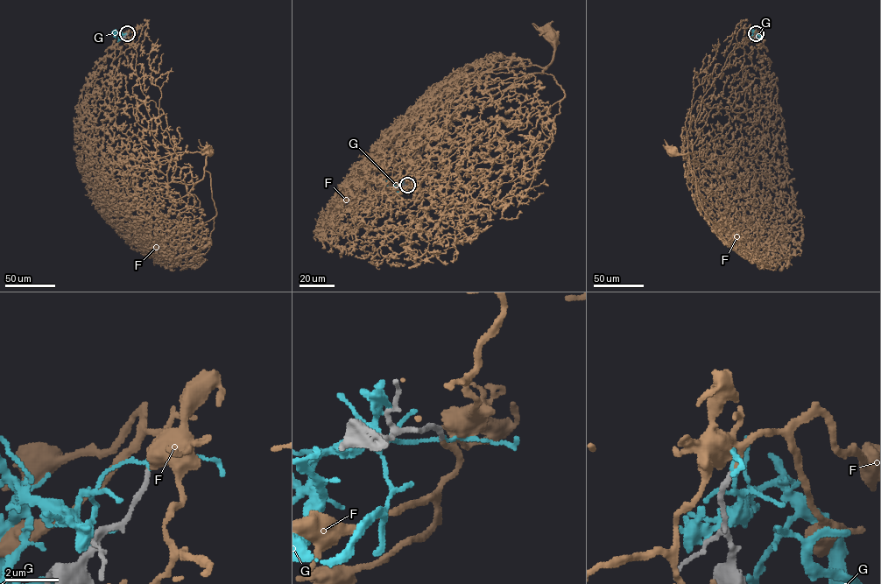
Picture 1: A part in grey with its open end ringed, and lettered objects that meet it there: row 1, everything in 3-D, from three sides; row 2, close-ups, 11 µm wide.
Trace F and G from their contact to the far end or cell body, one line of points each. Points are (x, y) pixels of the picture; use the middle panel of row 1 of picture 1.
F: (407, 185), (440, 87), (471, 73), (545, 67), (552, 37)
G: (407, 185), (398, 187), (386, 177), (387, 179)

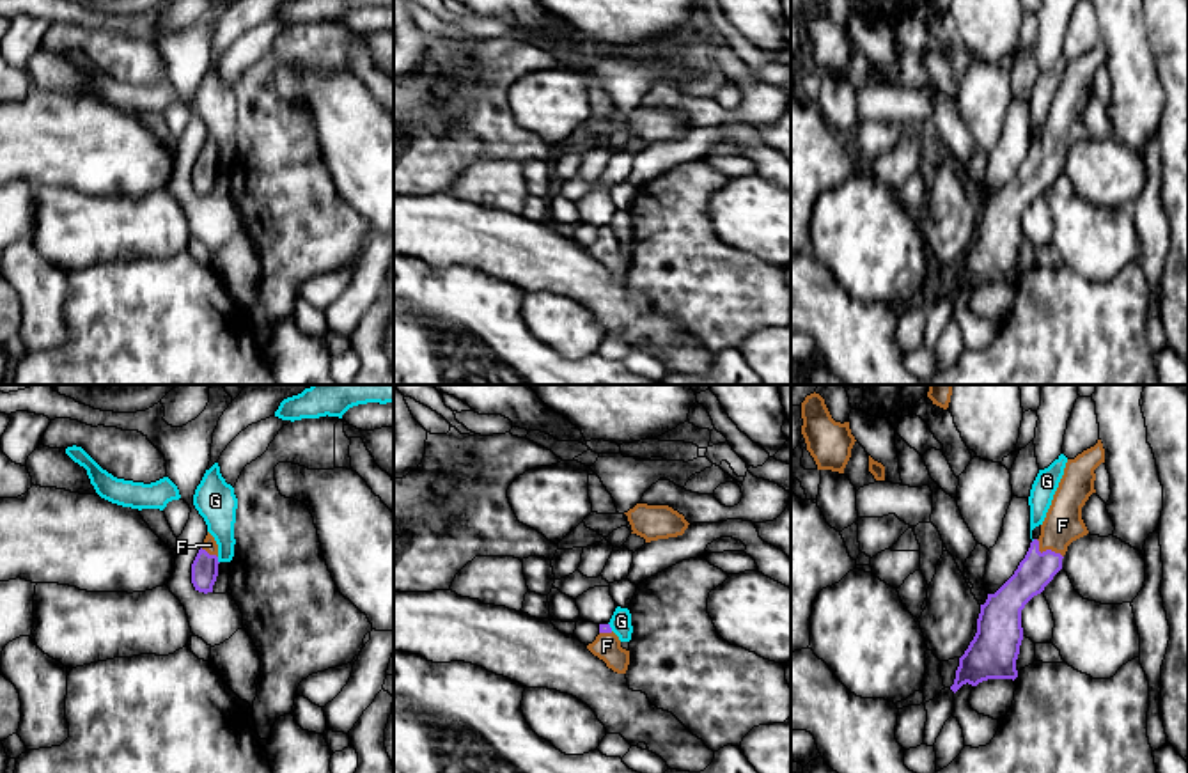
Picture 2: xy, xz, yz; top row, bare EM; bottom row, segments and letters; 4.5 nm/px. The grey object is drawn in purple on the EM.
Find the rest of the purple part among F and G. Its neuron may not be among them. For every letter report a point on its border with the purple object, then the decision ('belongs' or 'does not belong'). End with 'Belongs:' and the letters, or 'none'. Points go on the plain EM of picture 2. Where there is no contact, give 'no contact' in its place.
F: yz (1047, 153) | belongs
G: xy (217, 163) | does not belong
Belongs: F

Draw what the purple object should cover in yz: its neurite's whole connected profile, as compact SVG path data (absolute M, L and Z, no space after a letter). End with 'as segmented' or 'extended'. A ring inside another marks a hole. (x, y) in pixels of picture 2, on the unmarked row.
M1098 43L1094 50L1078 57L1075 62L1067 62L1064 78L1041 128L1041 138L1030 145L1030 151L1014 177L995 197L988 197L986 206L981 207L977 236L965 257L959 261L956 282L950 289L954 296L966 285L977 289L988 282L1014 284L1018 280L1016 262L1023 243L1021 213L1034 199L1041 197L1053 179L1062 172L1062 161L1067 154L1067 149L1089 137L1082 122L1082 110L1089 99L1096 96L1094 73L1101 66L1105 66L1105 51L1101 43Z | extended

